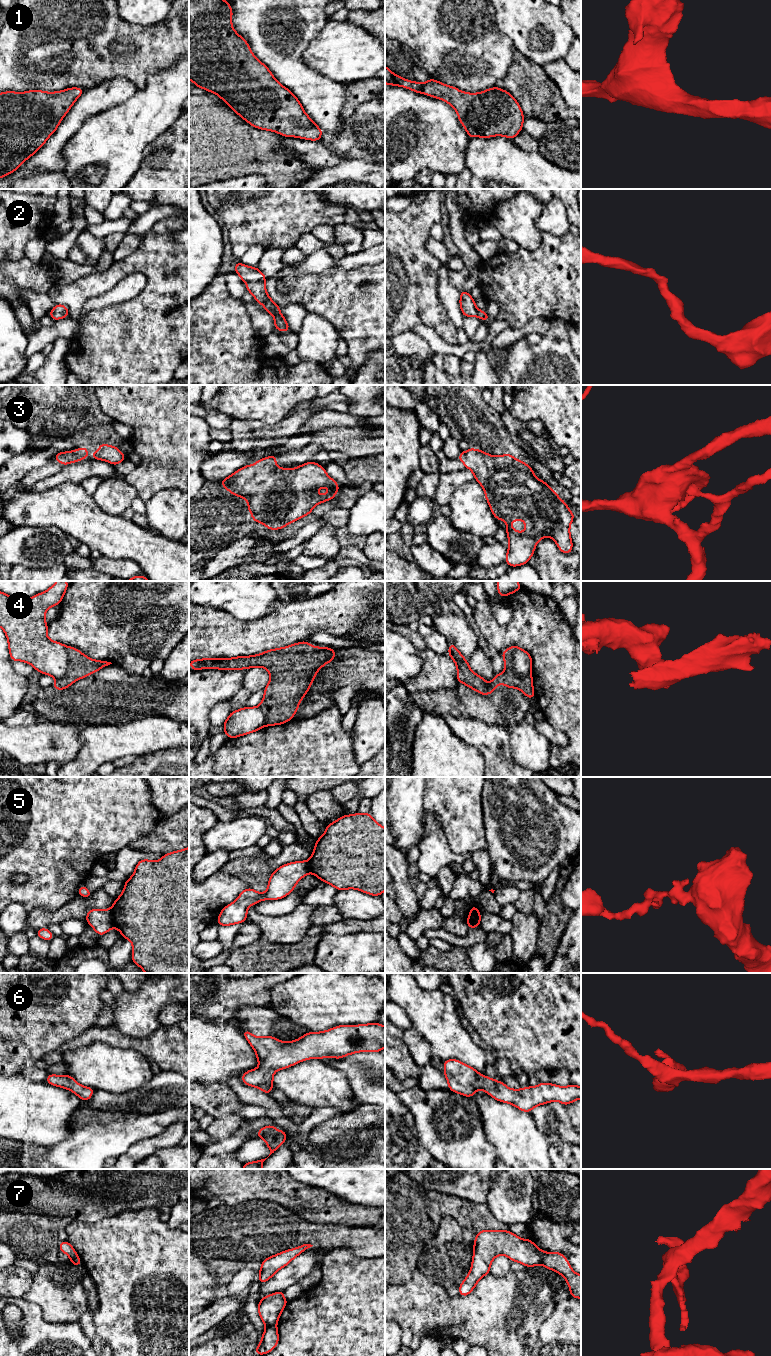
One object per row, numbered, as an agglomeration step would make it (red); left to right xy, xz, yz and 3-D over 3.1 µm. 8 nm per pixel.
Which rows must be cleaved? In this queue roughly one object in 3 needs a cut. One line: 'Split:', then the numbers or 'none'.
Split: 4, 5, 7

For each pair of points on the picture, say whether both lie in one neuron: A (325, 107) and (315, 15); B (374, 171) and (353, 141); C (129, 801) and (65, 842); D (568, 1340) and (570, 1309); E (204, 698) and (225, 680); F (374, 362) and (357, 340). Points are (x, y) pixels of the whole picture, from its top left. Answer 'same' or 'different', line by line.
A: same
B: different
C: same
D: same
E: same
F: different

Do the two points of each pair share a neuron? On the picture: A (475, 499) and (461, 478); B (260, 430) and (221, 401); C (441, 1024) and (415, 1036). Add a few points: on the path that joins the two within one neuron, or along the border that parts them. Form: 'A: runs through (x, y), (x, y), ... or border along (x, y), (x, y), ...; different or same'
A: border along (474, 479), (463, 483), (452, 494), (450, 501); different
B: border along (233, 418), (260, 419), (268, 424); different
C: border along (412, 1027), (428, 1043), (432, 1054); different

